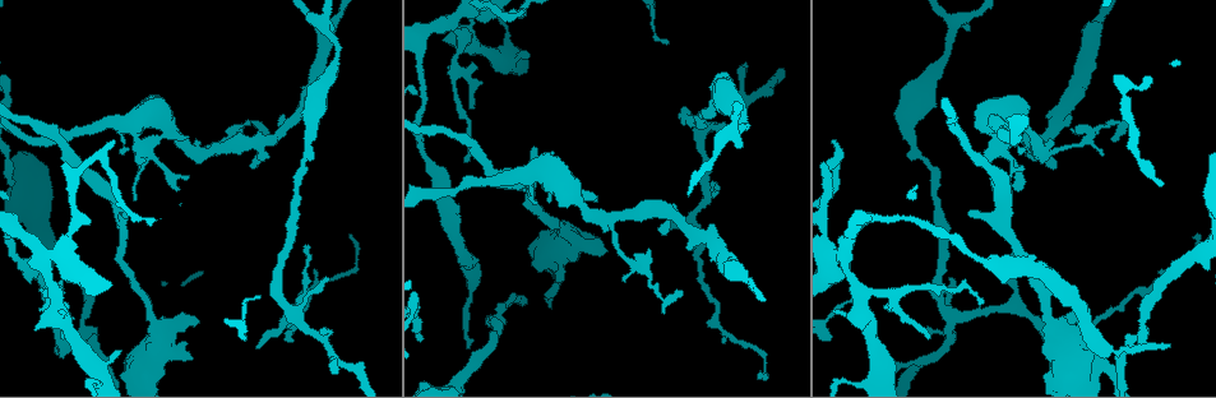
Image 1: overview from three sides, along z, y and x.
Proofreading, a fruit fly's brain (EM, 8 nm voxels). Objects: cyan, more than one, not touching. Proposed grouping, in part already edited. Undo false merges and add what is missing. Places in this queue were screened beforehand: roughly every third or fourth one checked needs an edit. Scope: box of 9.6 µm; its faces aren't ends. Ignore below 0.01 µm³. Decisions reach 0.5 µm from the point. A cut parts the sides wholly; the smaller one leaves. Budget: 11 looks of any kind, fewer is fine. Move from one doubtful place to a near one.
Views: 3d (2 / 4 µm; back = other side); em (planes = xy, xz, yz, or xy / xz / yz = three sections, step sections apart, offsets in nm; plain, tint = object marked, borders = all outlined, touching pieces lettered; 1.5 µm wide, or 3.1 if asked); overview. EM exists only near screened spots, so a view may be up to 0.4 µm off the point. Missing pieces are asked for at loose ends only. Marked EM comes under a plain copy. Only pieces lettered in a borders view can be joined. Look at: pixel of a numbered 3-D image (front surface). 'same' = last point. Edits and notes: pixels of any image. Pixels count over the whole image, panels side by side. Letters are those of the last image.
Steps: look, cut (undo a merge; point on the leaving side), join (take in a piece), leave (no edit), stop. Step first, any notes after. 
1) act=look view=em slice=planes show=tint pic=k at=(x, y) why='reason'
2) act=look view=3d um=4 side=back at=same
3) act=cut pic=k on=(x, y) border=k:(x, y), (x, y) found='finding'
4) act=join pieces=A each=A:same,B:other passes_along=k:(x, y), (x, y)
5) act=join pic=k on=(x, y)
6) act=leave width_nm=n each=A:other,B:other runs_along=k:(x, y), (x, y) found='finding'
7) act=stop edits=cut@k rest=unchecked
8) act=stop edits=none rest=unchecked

act=look view=3d um=2 pic=1 at=(113, 141) why='free end'

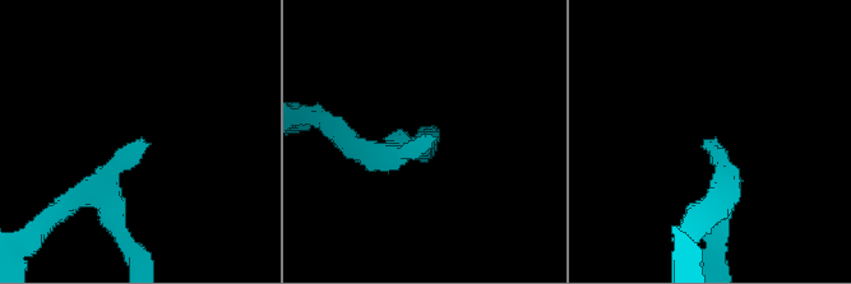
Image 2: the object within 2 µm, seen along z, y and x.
act=look view=em slice=planes show=borders pic=2 at=(708, 146) why='need the tissue'

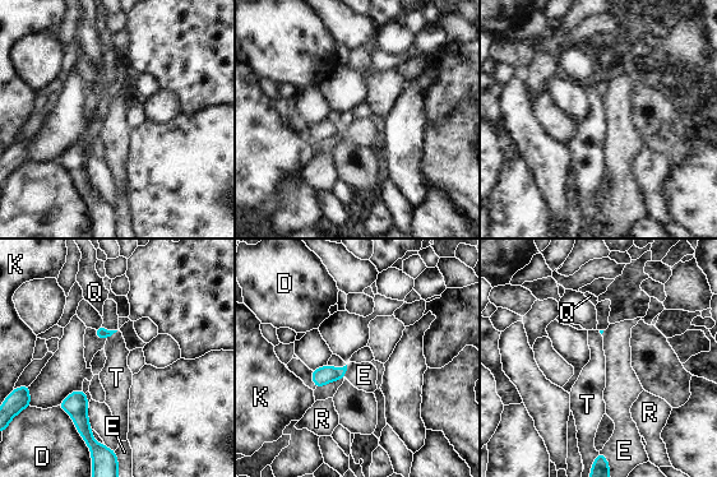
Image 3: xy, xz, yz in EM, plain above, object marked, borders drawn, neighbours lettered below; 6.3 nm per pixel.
act=leave each=D:other,E:other,K:other,Q:other,R:other,T:other border=3:(118, 330), (106, 341) found='no lettered piece goes on from it'

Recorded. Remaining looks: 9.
act=look view=em slice=planes show=borders pic=1 at=(667, 44) why='end of a long branch'

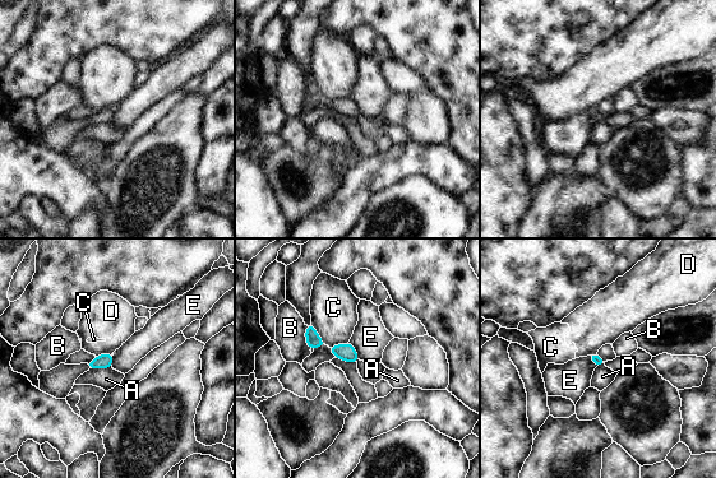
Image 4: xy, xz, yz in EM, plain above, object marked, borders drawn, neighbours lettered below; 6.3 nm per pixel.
act=leave each=A:other,B:other,C:other,D:other,E:other runs_along=4:(309, 328), (322, 344), (355, 358) found='none of them fits'

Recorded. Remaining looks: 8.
act=look view=3d um=4 pic=1 at=(137, 131)

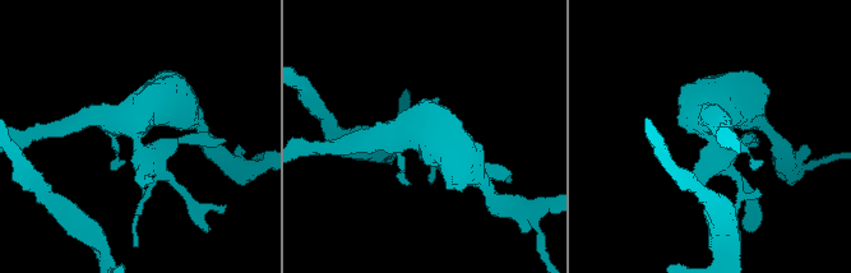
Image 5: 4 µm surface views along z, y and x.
act=look view=em slice=planes show=borders pic=5 at=(709, 133) why='now the EM'

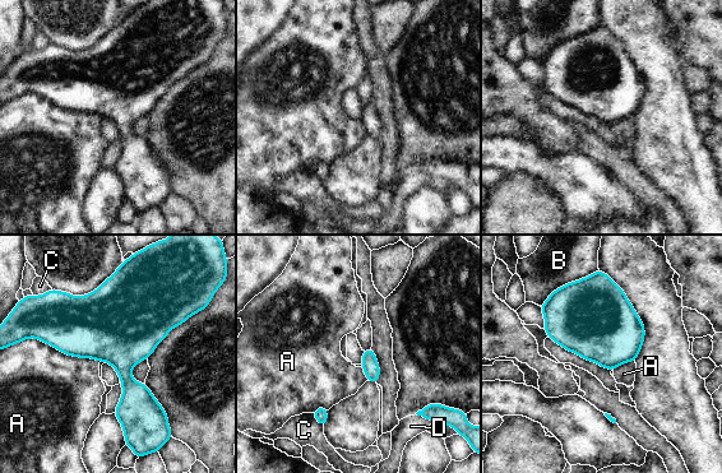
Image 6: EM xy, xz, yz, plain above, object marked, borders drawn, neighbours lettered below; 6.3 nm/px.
act=leave longest_contact=A:480nm each=A:other,B:other,C:other,D:other border=6:(27, 338), (100, 361) found='all the same neuron'

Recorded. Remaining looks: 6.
act=look view=3d um=2 pic=1 at=(761, 373) why='thin end'

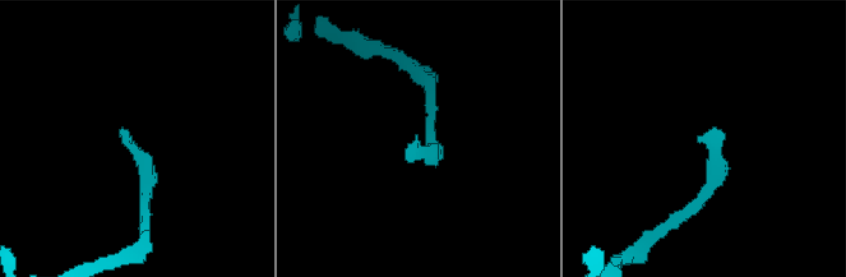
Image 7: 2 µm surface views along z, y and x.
act=look view=em slice=planes show=borders pic=7 at=(124, 135)

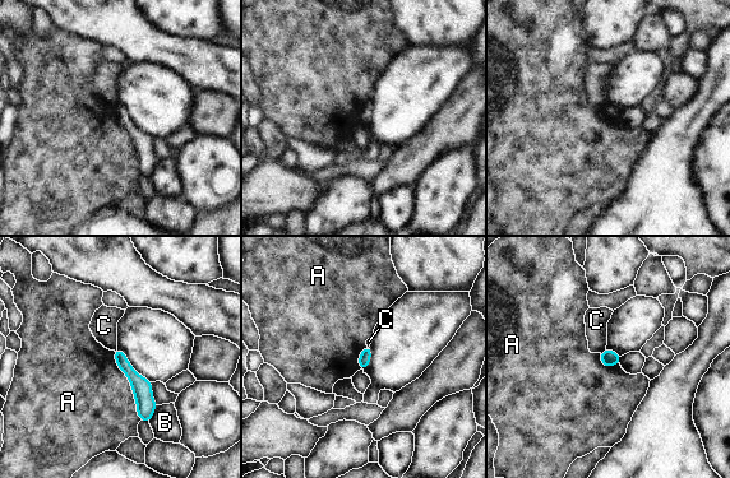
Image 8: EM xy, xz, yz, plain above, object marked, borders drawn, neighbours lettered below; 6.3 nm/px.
act=leave width_nm=80 each=A:other,B:other,C:other border=8:(112, 351), (141, 420) found='none of them fits'

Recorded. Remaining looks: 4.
act=stop edits=none rest=unchecked

